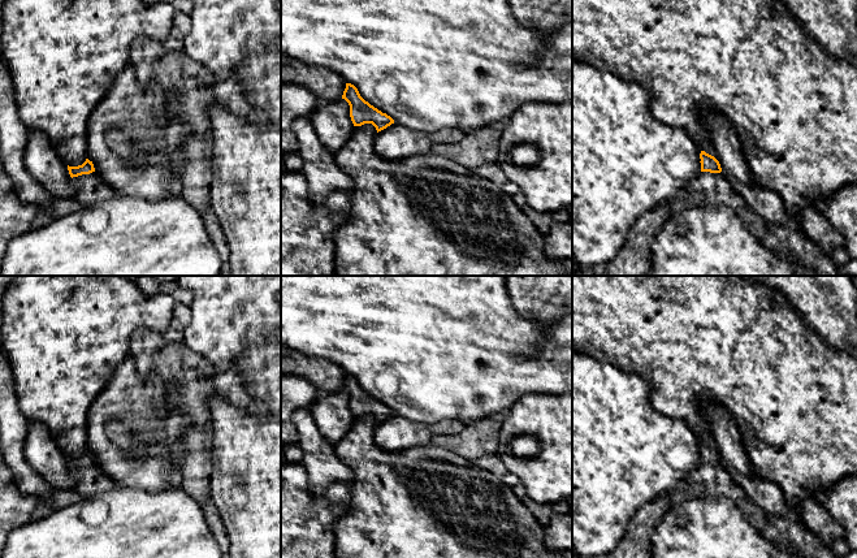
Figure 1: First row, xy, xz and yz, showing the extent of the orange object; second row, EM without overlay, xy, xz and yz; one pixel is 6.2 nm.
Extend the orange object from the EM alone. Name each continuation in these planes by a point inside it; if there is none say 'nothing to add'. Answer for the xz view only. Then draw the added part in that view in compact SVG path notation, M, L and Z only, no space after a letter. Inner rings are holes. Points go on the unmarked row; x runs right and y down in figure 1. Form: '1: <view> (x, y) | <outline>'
nothing to add

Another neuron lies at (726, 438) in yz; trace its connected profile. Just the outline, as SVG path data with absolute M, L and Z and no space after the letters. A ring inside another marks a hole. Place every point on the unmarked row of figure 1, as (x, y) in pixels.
M705 401L702 411L710 423L713 447L719 453L722 464L726 468L749 475L752 472L750 460L728 411L713 401Z

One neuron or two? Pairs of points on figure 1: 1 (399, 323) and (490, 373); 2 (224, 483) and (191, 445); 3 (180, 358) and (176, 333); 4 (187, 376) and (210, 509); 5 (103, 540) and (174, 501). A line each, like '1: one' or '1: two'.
1: one
2: two
3: two
4: one
5: one

